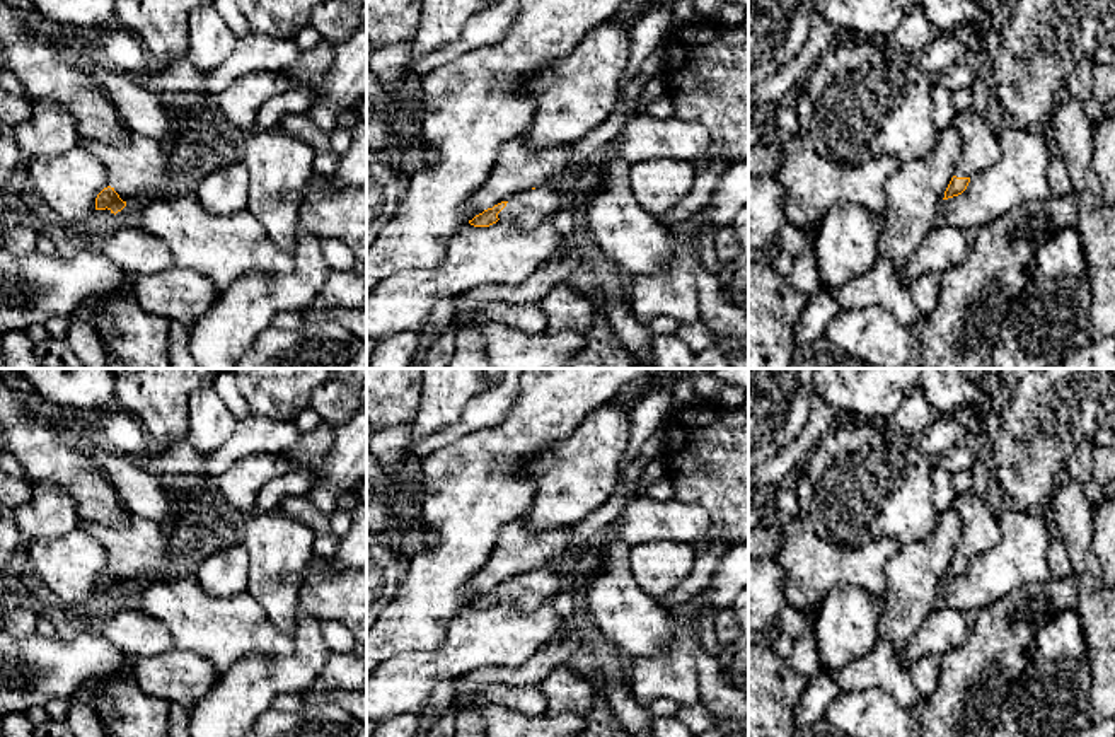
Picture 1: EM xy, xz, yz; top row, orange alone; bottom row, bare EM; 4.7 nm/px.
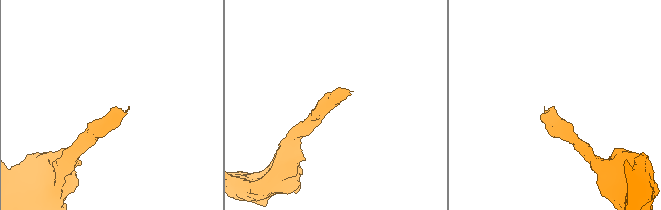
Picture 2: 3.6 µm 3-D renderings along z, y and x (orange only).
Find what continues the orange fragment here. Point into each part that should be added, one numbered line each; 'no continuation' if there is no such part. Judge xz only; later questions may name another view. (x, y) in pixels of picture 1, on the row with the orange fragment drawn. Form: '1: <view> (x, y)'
1: xz (527, 208)

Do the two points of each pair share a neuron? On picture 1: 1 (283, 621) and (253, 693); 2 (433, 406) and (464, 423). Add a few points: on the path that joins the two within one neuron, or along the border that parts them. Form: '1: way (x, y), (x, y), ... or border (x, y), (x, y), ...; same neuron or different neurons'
1: border (299, 608), (292, 637); different neurons
2: border (485, 389), (466, 405), (454, 423), (423, 439); different neurons

